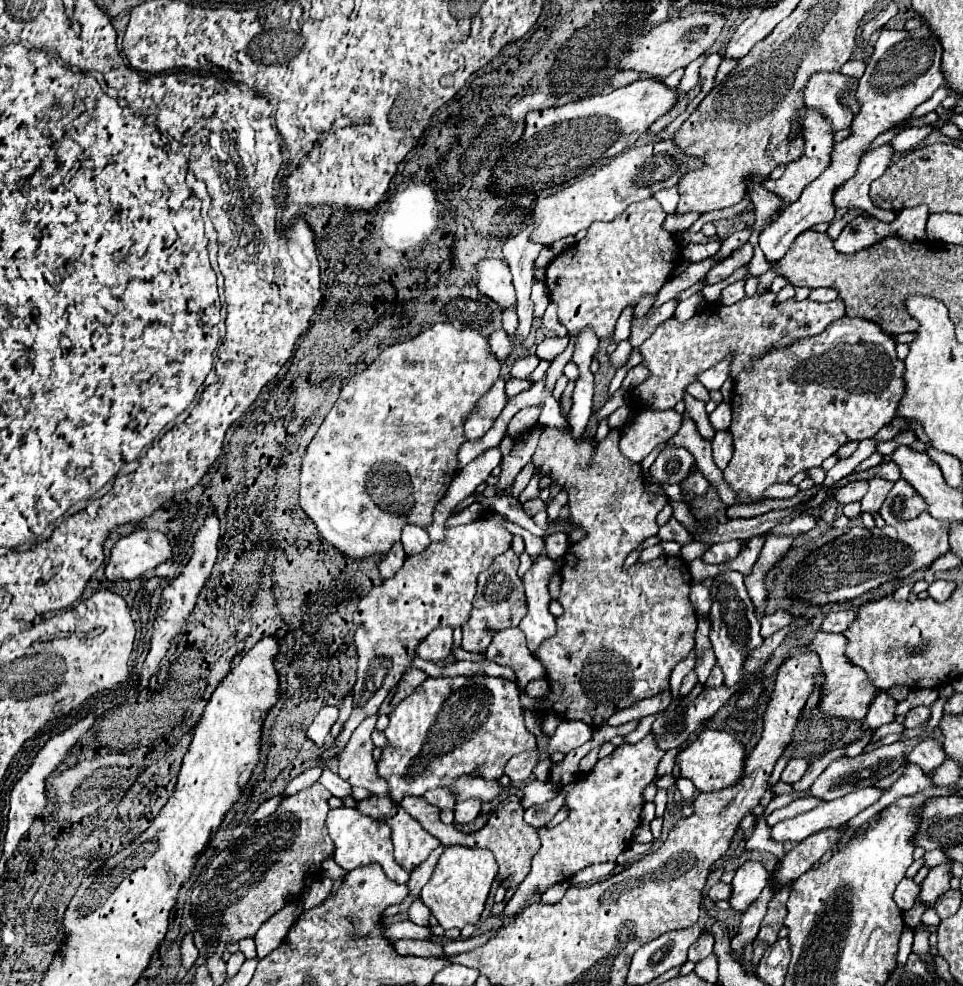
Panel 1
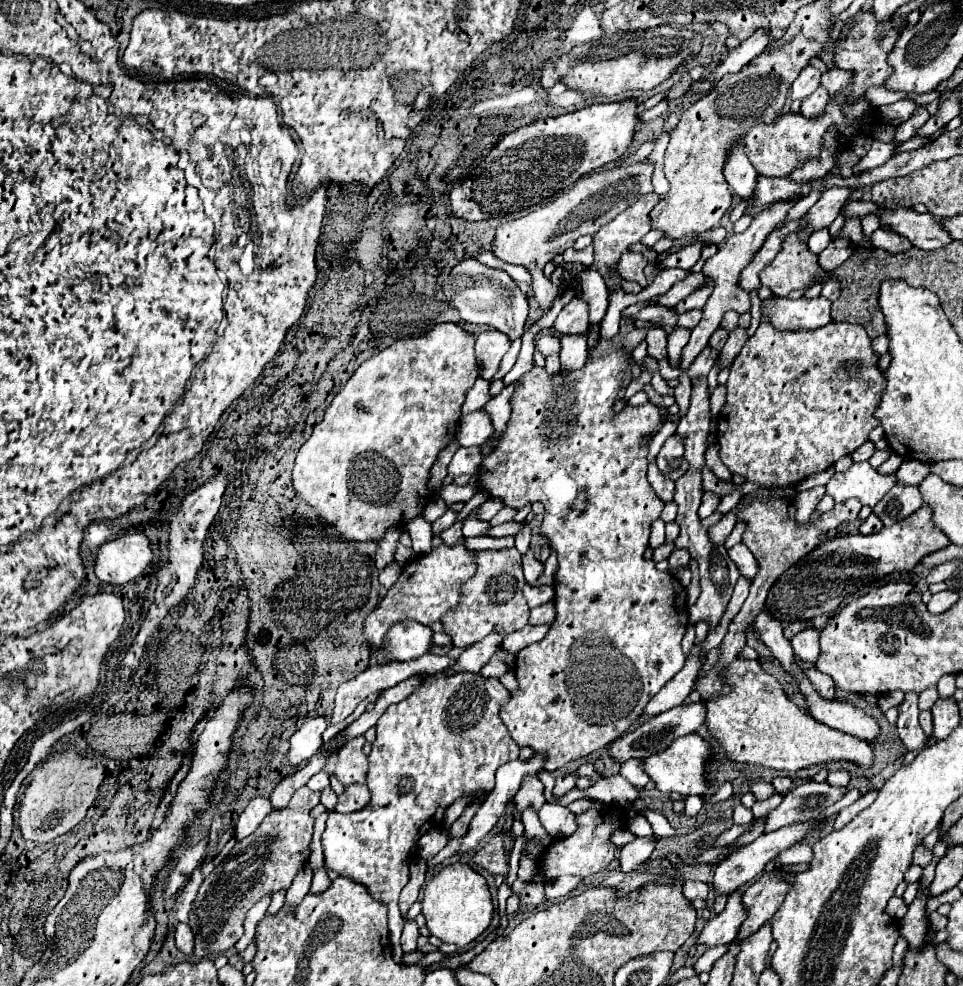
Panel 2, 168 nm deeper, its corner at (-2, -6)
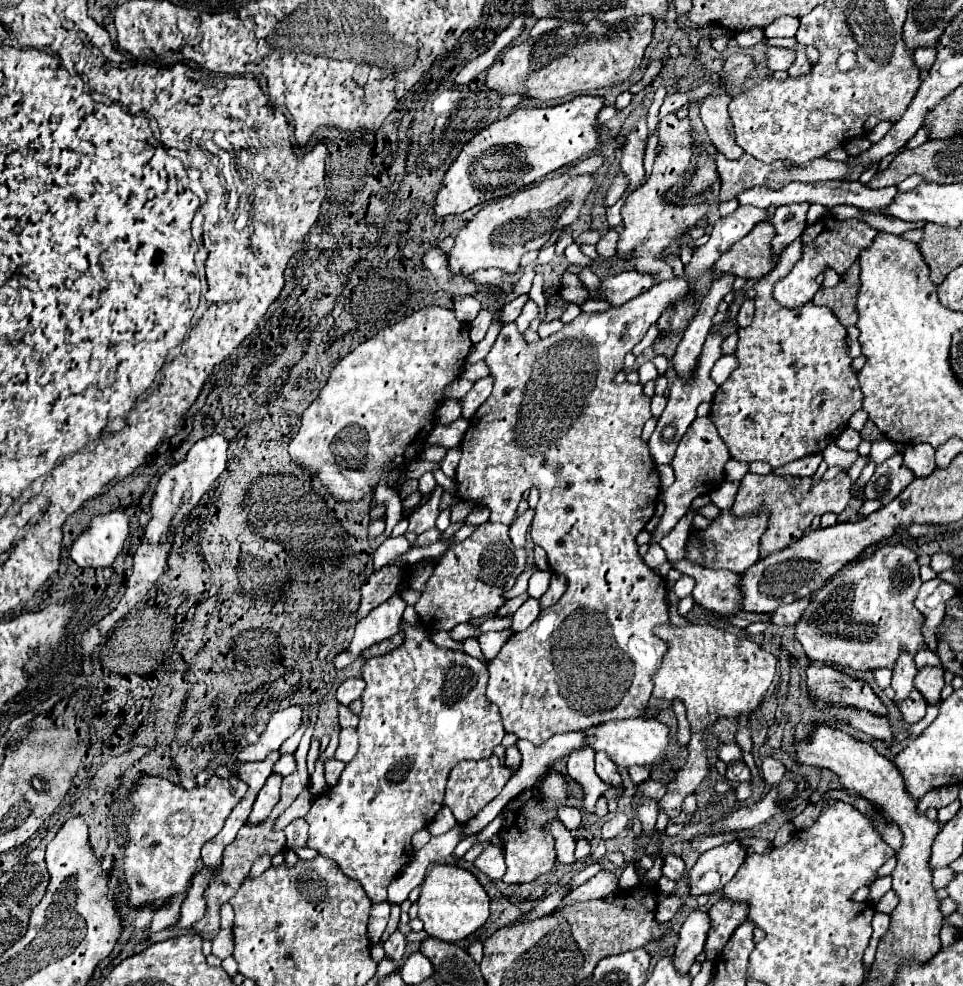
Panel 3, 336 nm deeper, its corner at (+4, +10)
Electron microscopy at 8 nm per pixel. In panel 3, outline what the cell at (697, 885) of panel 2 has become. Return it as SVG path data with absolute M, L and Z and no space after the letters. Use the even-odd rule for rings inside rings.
M666 854L664 856L664 866L662 866L662 876L670 880L680 880L684 878L684 860L676 854Z

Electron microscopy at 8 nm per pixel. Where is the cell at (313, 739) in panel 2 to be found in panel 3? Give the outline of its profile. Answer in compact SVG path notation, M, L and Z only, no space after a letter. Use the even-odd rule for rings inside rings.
M290 706L274 712L268 720L266 730L260 734L258 742L242 748L238 752L238 760L240 762L264 760L270 752L278 750L280 744L300 728L300 724L302 724L302 710L298 706Z

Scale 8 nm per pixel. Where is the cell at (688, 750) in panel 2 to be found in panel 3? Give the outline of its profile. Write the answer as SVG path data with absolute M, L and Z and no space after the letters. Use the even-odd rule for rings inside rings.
M632 718L632 720L612 720L606 724L598 724L590 730L582 730L586 734L586 744L596 752L606 752L618 766L630 768L634 764L650 764L660 766L668 746L668 726L650 720L650 718Z

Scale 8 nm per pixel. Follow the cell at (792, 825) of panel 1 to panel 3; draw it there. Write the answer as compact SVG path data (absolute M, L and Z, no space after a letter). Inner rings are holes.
M738 840L704 852L698 862L686 872L688 892L692 896L718 892L732 880L744 858L746 850L740 846Z

